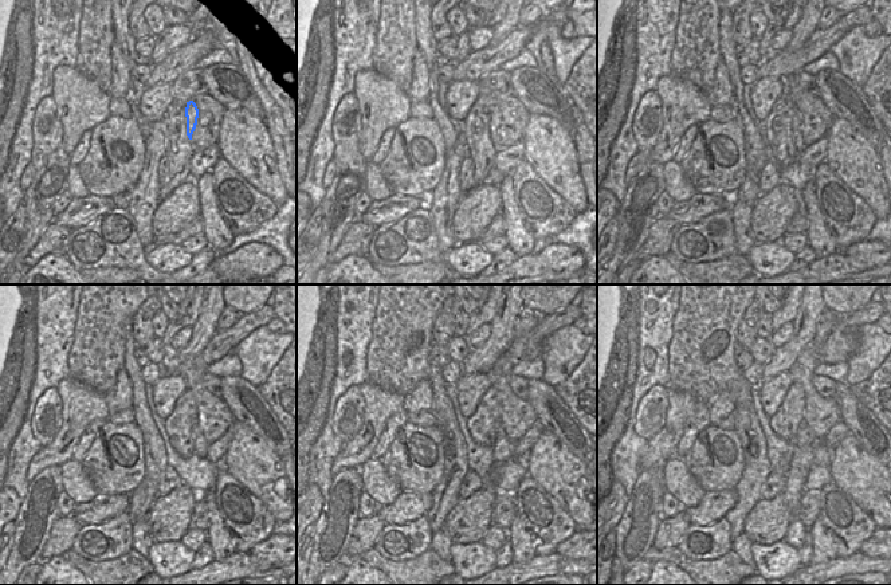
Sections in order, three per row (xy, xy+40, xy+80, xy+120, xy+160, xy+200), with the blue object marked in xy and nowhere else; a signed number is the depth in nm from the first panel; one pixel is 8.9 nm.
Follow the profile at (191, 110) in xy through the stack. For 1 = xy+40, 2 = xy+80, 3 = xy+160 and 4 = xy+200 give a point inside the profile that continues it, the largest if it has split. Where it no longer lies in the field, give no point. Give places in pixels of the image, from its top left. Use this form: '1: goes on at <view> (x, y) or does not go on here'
1: goes on at xy+40 (495, 118)
2: goes on at xy+80 (797, 118)
3: goes on at xy+160 (503, 448)
4: goes on at xy+200 (801, 462)

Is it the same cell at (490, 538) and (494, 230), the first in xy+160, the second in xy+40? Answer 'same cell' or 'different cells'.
different cells

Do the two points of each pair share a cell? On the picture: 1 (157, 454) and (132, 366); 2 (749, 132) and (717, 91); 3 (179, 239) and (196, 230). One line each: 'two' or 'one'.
1: one
2: two
3: one

